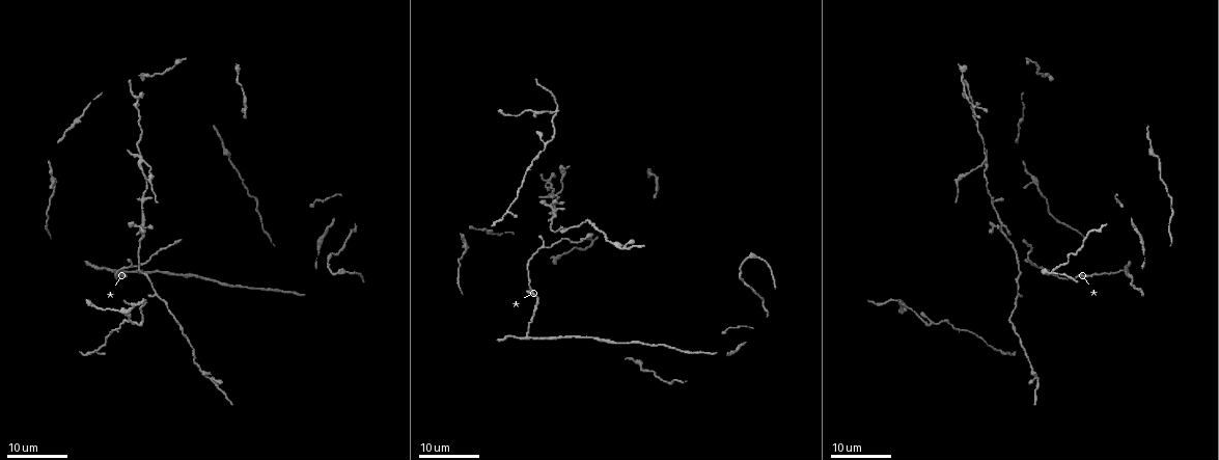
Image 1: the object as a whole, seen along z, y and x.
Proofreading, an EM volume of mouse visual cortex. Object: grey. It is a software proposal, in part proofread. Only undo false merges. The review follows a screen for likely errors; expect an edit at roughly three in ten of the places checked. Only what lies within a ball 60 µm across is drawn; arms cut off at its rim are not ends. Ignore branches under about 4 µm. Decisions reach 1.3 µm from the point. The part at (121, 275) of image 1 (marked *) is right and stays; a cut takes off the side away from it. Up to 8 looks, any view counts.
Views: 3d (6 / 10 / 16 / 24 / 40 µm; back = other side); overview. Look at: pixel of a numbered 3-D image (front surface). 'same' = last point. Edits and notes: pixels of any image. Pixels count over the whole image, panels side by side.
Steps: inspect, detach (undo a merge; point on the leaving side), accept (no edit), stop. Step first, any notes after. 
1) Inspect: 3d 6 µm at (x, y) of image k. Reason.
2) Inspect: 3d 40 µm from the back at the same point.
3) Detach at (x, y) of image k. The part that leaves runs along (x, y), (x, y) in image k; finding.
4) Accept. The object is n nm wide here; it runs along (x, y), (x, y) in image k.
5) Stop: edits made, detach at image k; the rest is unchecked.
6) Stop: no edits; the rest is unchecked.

Inspect: 3d 24 µm at (944, 322) of image 1. Thick turns thin.

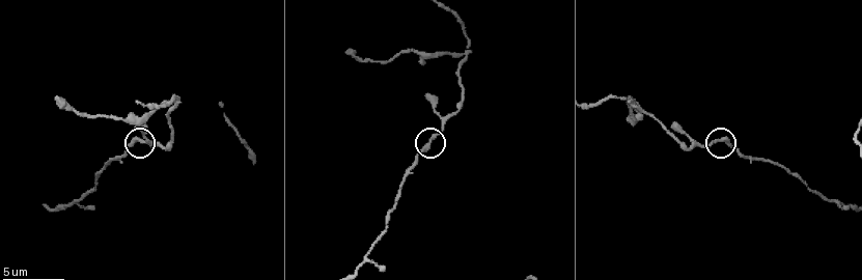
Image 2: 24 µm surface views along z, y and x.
Inspect: 3d 6 µm at (718, 142) of image 2. Zoom in.

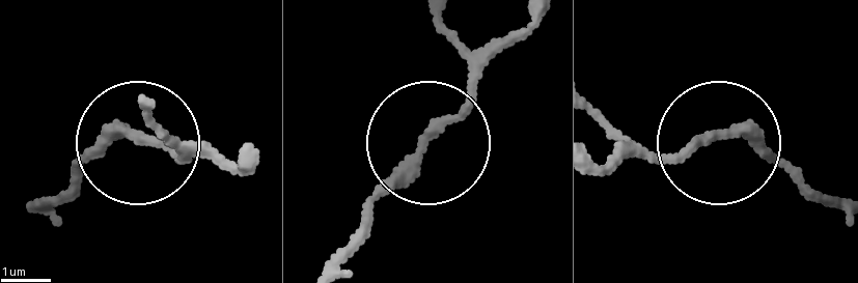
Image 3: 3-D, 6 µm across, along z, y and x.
Accept. The object is 230 nm wide here; all the same neuron.

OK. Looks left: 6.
Inspect: 3d 16 µm at (545, 247) of image 1. Three-way junction.

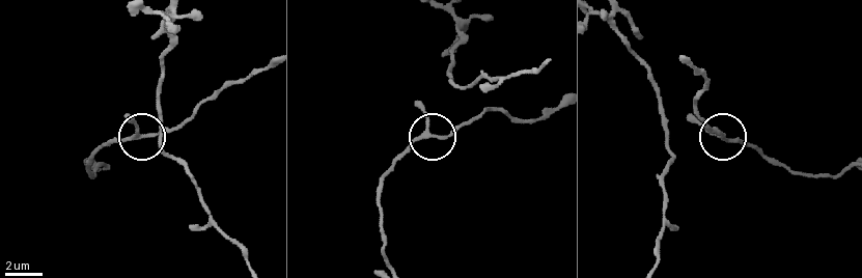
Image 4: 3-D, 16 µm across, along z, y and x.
Inspect: 3d 10 µm at (426, 135) of image 4.

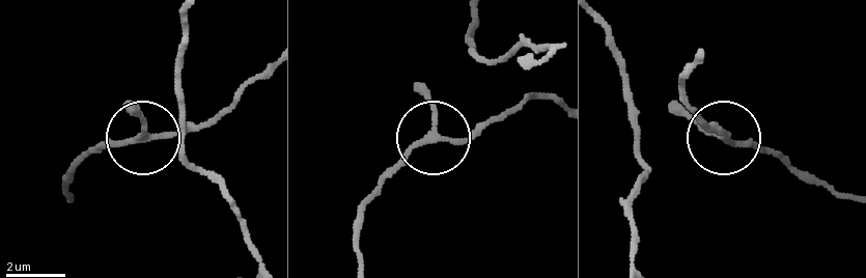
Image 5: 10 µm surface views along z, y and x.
Inspect: 3d 6 µm at (145, 136) of image 5.

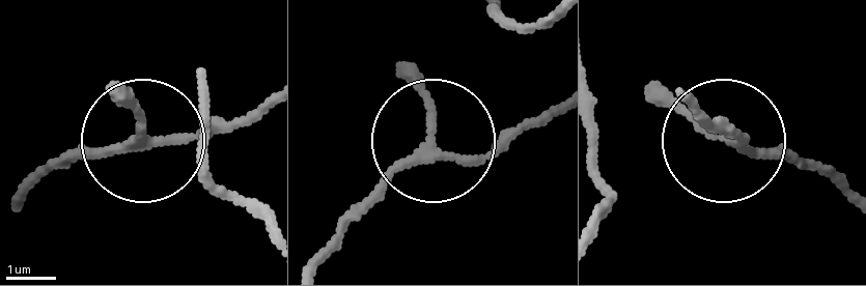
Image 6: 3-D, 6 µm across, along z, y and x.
Accept. The side arm is 11 µm long; it runs along (22, 196), (121, 146), (253, 121) in image 6; continuous, no second neuron.

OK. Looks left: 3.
Inspect: 3d 16 µm at (144, 160) of image 1. Small branch off a trunk.

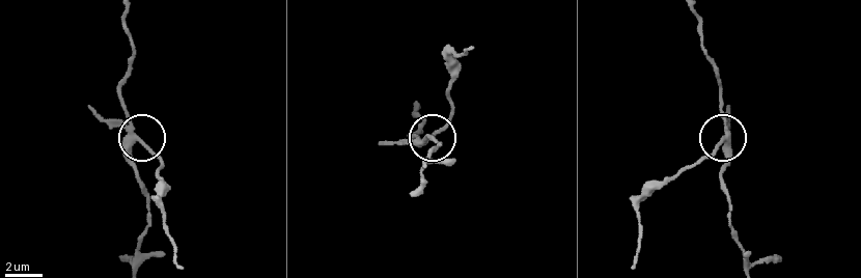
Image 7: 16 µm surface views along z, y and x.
Inspect: 3d 10 µm at (140, 140) of image 7.

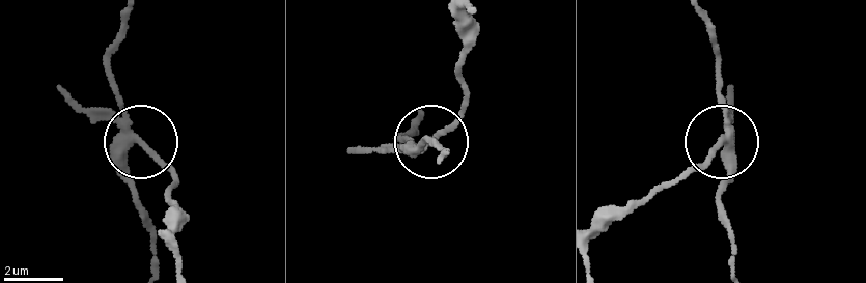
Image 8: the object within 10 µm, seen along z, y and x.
Detach at (87, 115) of image 8. The part that leaves runs along (129, 131), (171, 175), (171, 247), (178, 270) in image 8; a second neuron is stuck on.

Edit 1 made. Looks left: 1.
Stop: edits made, detach at image 8; the rest is unchecked.

